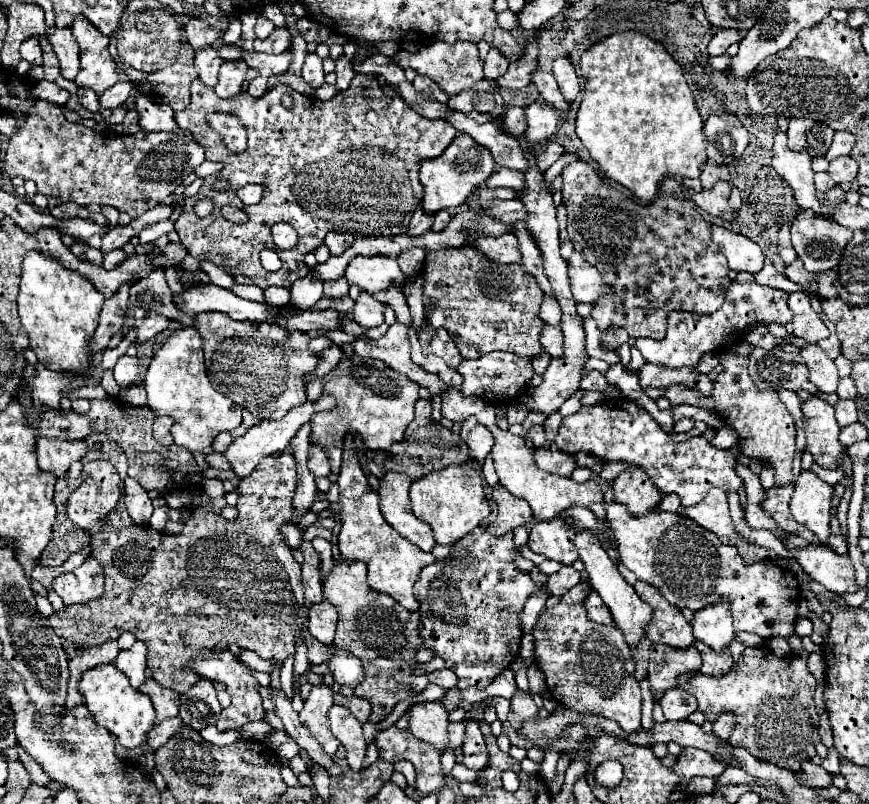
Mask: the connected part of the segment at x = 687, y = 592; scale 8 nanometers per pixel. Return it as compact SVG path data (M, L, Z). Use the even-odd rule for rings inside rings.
M623 504L606 506L606 520L613 522L611 532L619 550L619 560L637 574L639 580L653 584L661 590L665 600L677 608L691 608L693 612L713 604L727 600L733 612L733 626L735 632L751 632L761 638L775 638L775 636L791 636L795 632L797 606L801 599L799 582L789 570L777 566L771 560L761 560L757 564L745 566L741 556L737 554L735 546L725 546L717 540L717 536L689 518L669 512L651 512L645 516L633 518Z

